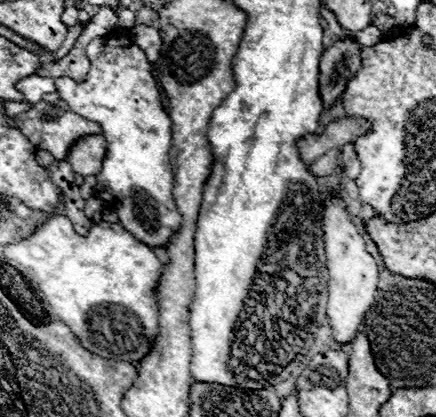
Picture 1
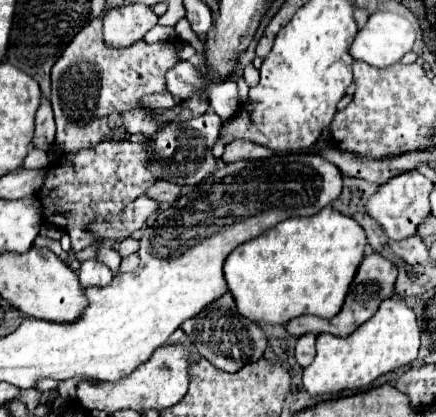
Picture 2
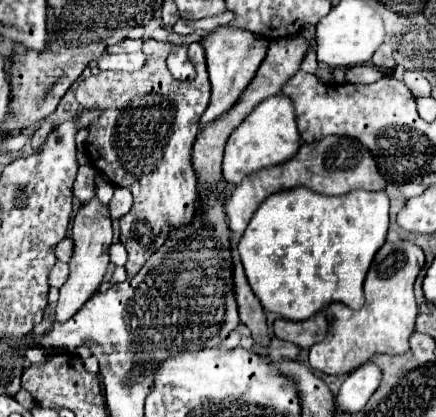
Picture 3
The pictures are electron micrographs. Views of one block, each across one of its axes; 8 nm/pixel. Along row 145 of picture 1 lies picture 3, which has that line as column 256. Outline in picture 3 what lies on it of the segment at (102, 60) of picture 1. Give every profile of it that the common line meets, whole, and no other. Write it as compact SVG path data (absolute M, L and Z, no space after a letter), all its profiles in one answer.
M286 94L270 96L260 106L256 106L254 112L250 112L250 116L246 116L244 122L228 138L222 162L224 178L226 182L240 184L240 180L250 172L290 160L290 156L296 156L298 148L300 148L300 132L296 126L294 102Z

